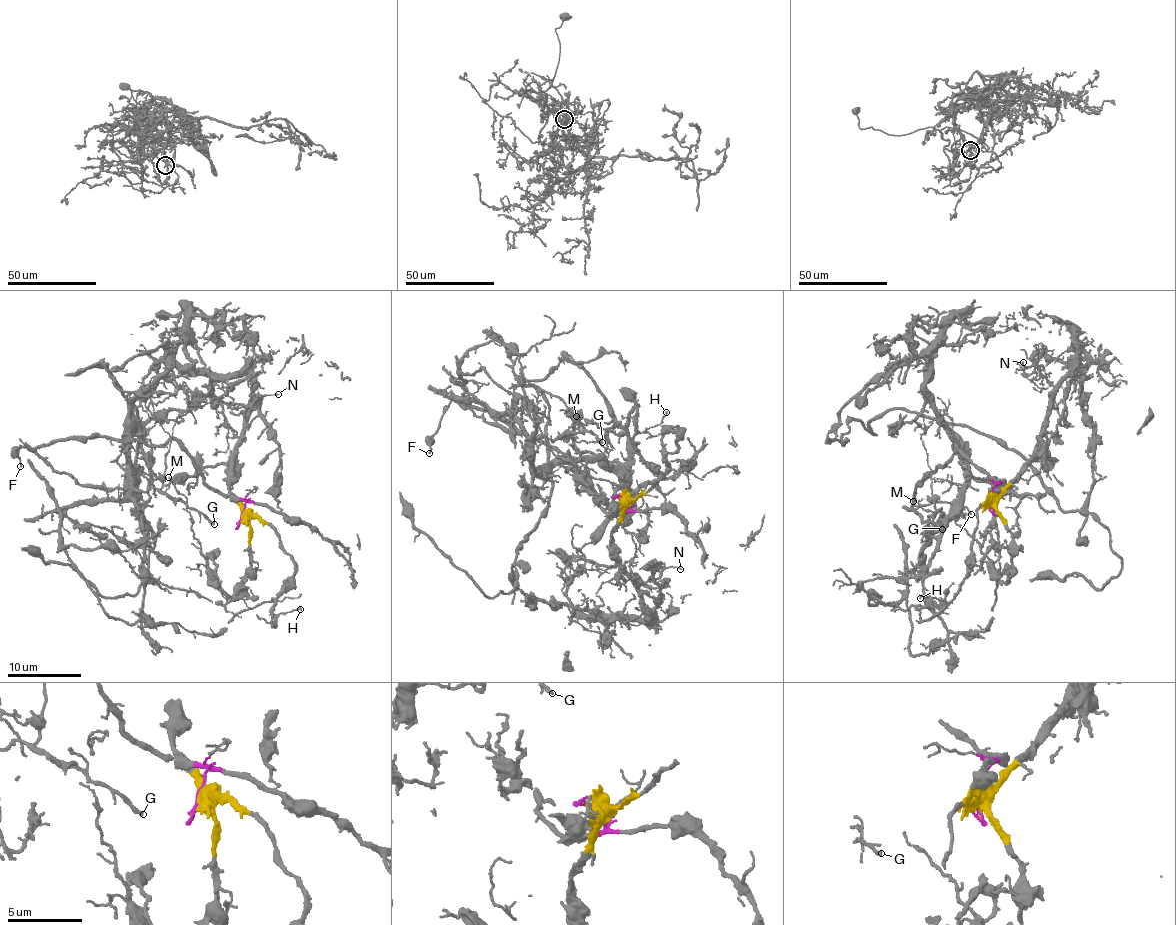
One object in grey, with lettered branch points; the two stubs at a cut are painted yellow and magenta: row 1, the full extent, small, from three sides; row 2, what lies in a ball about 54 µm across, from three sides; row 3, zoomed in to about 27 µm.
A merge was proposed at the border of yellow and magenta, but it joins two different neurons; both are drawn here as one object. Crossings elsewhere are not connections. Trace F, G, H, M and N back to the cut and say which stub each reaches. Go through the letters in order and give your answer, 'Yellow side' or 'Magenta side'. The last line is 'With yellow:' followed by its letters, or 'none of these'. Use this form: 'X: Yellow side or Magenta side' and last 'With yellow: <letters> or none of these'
F: Magenta side
G: Magenta side
H: Yellow side
M: Magenta side
N: Yellow side
With yellow: H, N

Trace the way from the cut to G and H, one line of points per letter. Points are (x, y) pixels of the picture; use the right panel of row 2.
G: (992, 504), (1004, 483), (957, 451), (918, 482), (914, 508), (934, 526), (940, 508), (931, 520), (943, 529)
H: (991, 504), (987, 499), (977, 513), (971, 541), (972, 563), (952, 600), (947, 603), (924, 595), (920, 598)

